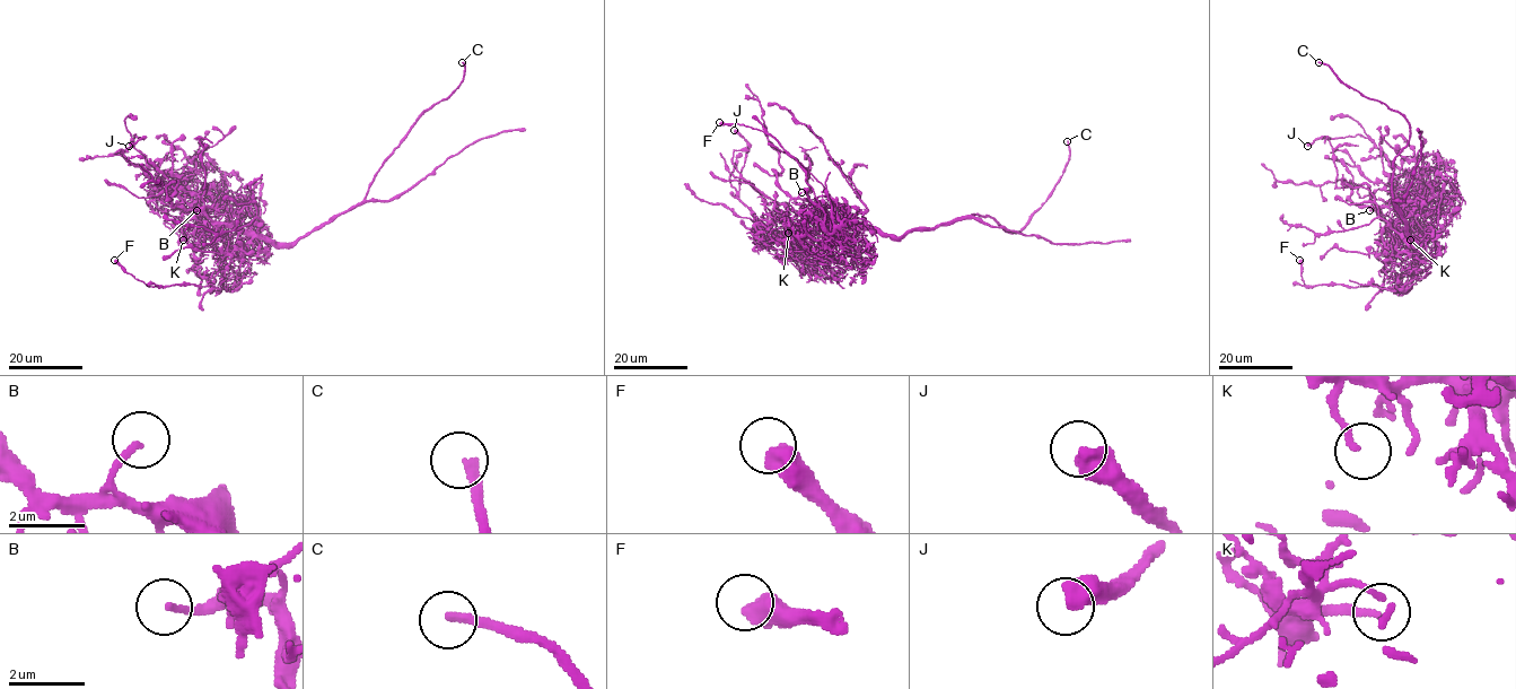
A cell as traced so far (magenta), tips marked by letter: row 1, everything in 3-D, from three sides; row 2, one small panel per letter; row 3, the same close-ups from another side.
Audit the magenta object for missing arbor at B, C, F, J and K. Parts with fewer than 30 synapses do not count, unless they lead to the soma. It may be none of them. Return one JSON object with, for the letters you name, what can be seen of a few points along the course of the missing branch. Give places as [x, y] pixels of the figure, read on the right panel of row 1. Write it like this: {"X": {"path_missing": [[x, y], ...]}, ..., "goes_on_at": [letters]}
{"K": {"path_missing": [[1410, 240], [1412, 244], [1402, 253]]}, "goes_on_at": ["C", "K"]}

